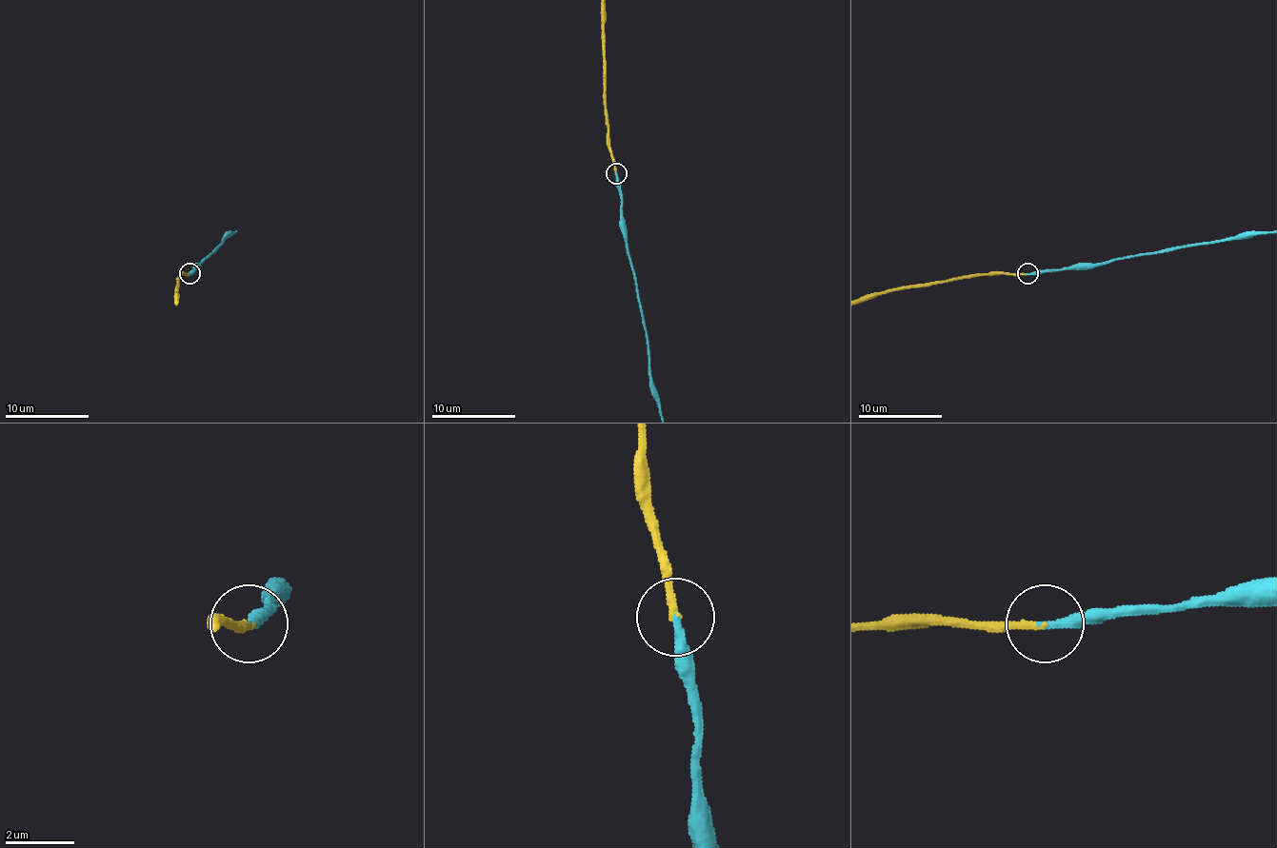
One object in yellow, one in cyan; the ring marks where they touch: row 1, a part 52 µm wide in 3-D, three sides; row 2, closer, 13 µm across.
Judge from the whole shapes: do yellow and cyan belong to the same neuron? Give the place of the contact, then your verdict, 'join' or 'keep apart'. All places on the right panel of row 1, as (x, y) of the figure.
(1027, 273) | join

